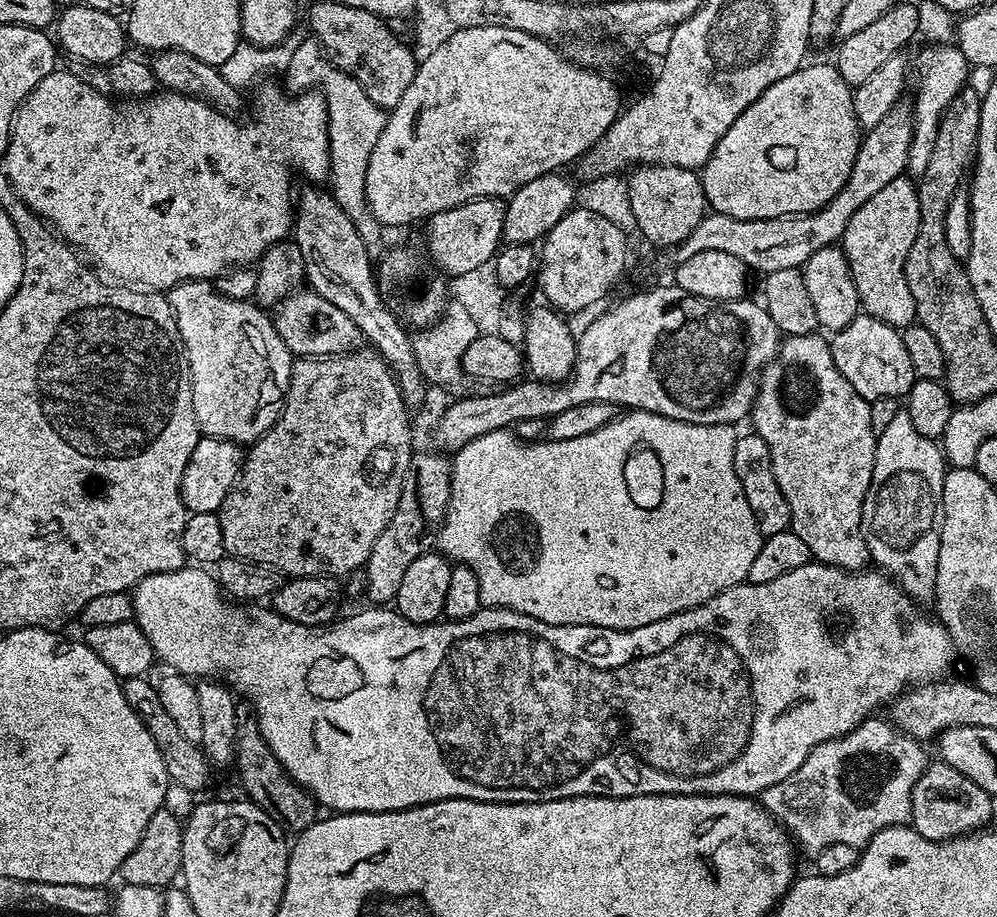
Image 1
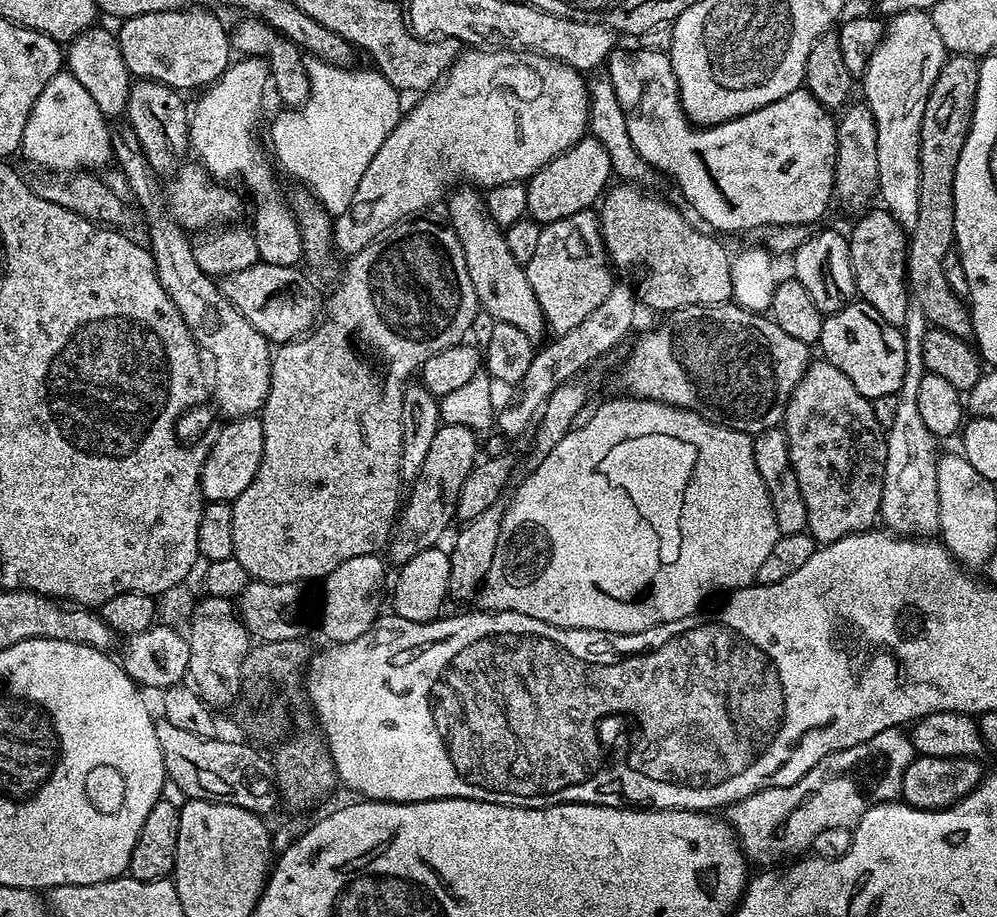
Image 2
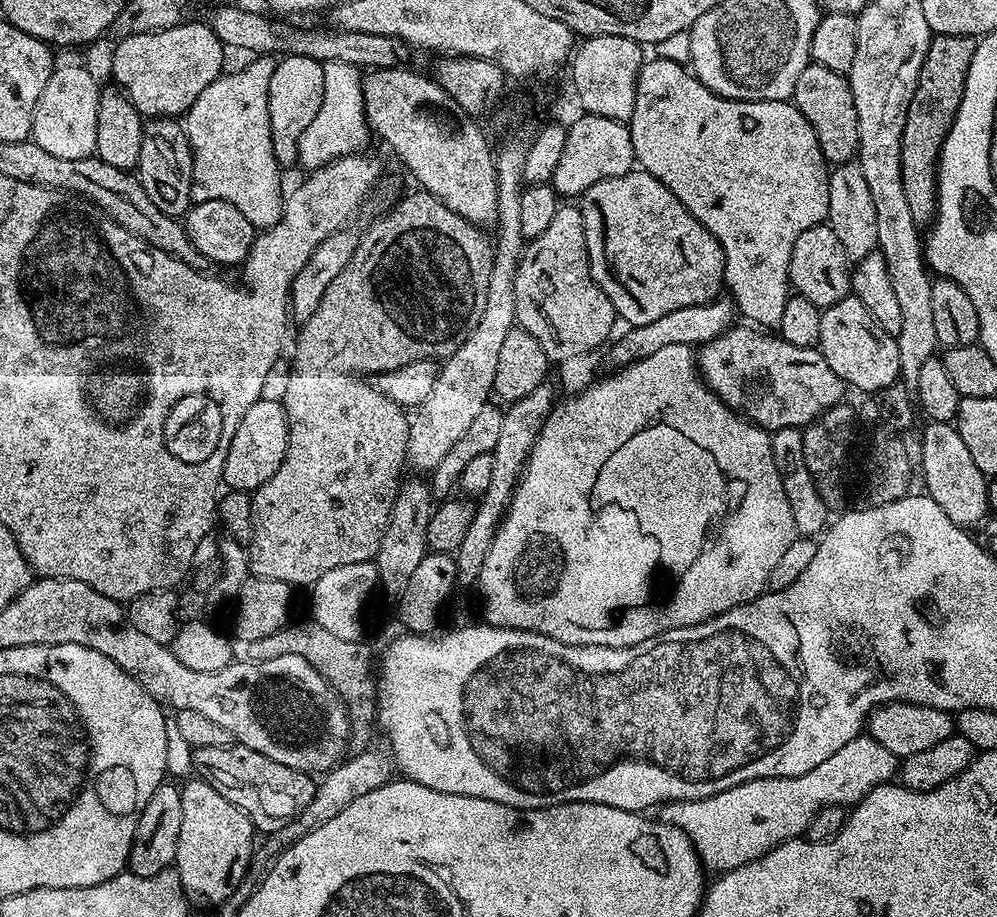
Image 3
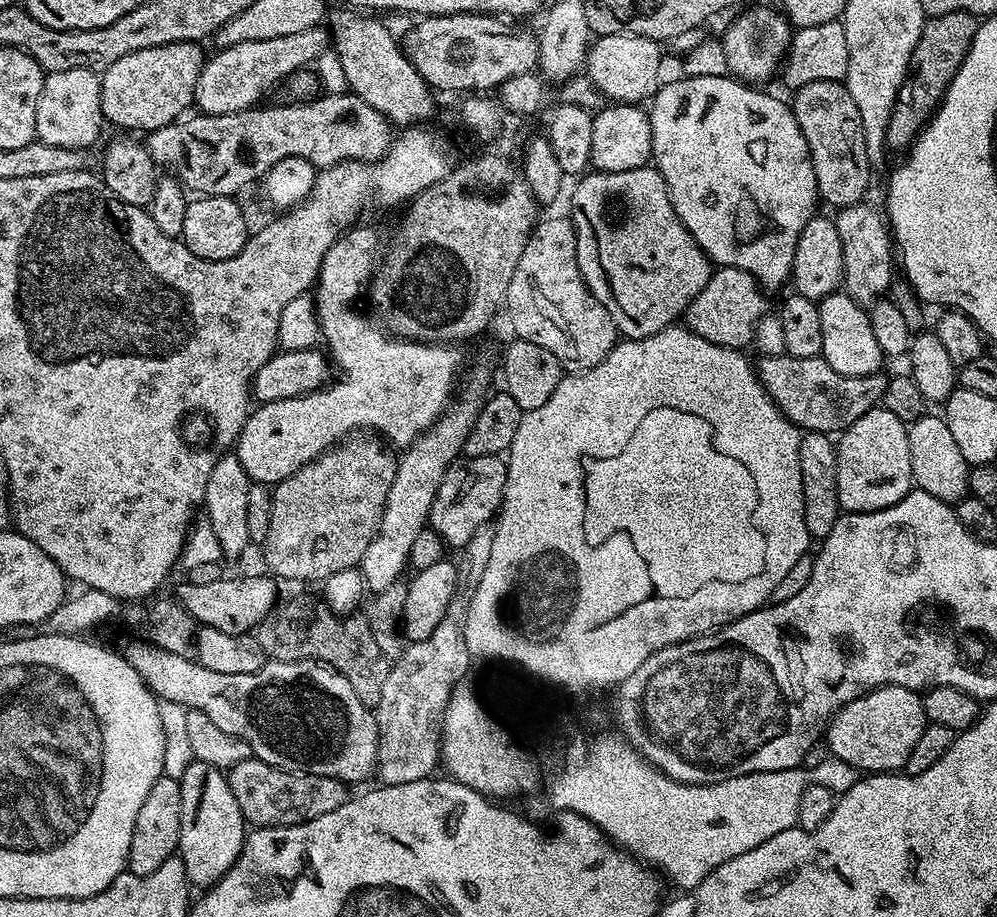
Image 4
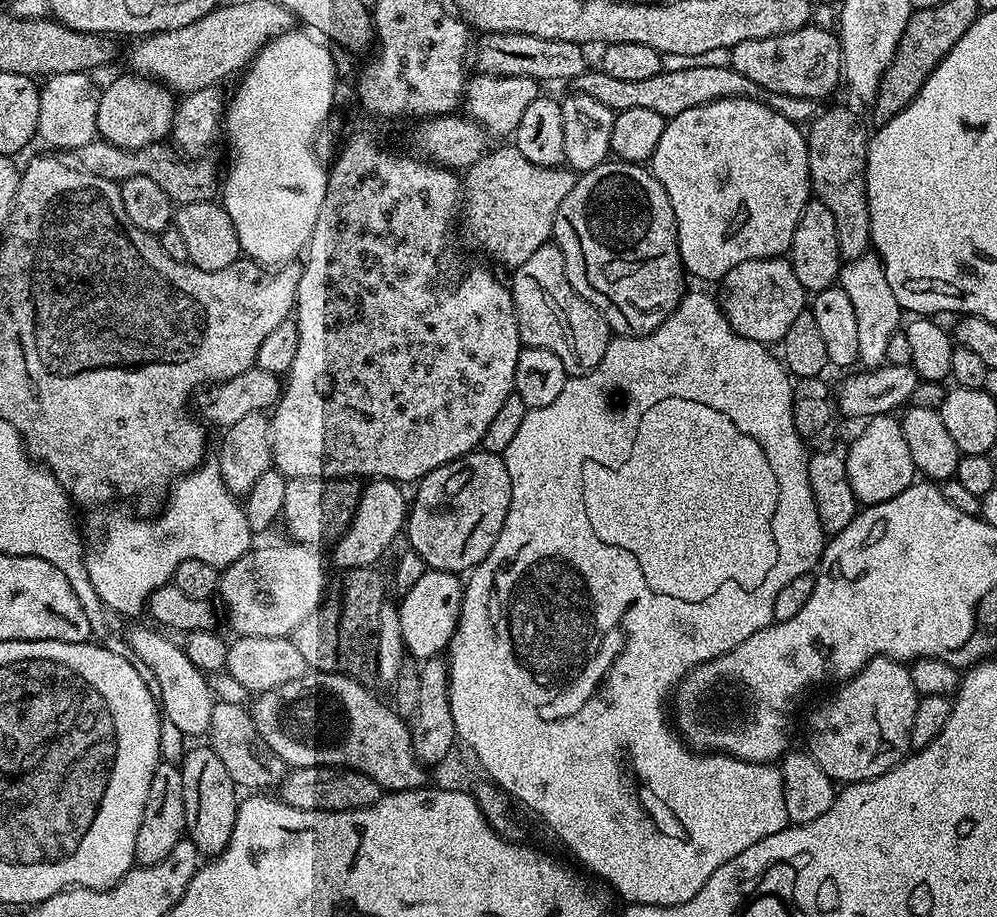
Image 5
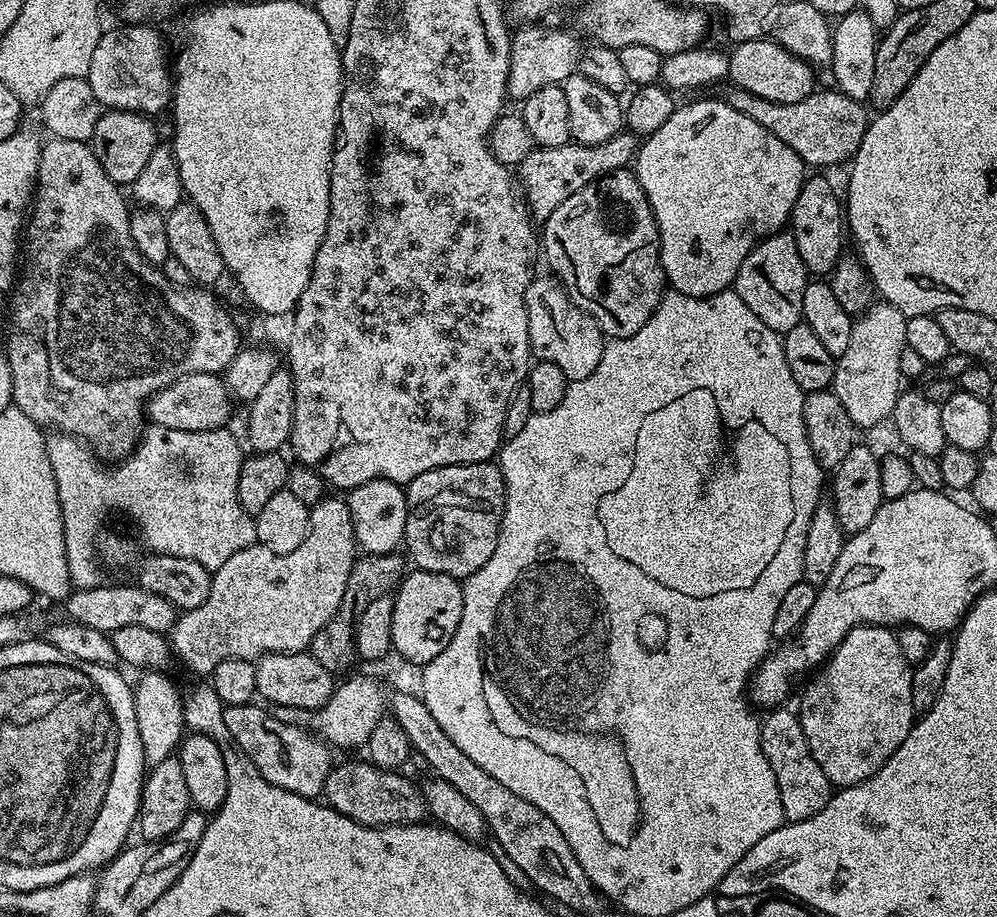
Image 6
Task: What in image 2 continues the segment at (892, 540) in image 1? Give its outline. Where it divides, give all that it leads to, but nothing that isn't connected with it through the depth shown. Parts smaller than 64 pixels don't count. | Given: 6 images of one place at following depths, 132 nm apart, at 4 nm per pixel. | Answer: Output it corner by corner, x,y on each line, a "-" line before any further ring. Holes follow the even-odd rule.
915,302
909,303
906,322
902,329
906,342
906,378
902,378
902,386
896,393
898,411
894,418
894,426
886,432
888,437
886,474
878,520
887,531
909,538
931,537
940,527
936,469
938,440
930,434
930,430
926,430
918,411
918,385
922,383
925,374
922,362
922,338
928,333
929,327
928,319
924,317
920,305

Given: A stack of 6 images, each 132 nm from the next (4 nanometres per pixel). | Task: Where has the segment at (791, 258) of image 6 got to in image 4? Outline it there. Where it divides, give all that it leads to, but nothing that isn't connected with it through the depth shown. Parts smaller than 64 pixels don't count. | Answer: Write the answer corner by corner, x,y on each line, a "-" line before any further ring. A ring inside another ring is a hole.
717,267
706,286
690,302
684,311
682,320
694,334
706,338
706,342
714,342
727,348
747,349
760,319
768,312
768,300
765,289
746,270

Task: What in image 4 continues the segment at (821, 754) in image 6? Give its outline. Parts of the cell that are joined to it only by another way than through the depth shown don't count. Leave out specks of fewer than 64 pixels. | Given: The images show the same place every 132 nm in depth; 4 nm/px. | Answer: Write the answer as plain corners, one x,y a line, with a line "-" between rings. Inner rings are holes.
883,684
840,709
826,724
828,748
833,757
868,774
892,774
903,769
910,750
928,725
924,701
915,688

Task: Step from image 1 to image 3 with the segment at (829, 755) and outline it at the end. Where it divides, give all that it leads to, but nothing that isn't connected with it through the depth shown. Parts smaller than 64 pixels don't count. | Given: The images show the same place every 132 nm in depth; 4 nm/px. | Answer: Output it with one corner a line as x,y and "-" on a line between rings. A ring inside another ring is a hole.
861,734
842,750
830,754
826,762
814,766
814,770
806,770
806,774
794,778
762,778
742,782
742,786
734,786
730,790
722,790
722,794
707,796
701,800
677,800
675,804
665,804
662,808
662,819
665,824
672,824
680,828
690,838
690,842
696,848
696,855
700,857
700,863
705,869
713,873
723,874
734,870
738,866
746,866
746,862
754,862
762,858
770,850
774,850
780,844
788,840
803,837
807,833
810,822
818,810
826,806
855,806
860,803
870,790
889,783
897,775
898,758
890,754
888,750
872,736

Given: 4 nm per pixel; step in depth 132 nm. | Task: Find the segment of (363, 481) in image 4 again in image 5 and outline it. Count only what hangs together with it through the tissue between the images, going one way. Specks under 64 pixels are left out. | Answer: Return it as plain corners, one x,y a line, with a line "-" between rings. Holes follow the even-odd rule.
292,478
286,486
286,500
282,513
282,524
288,527
288,532
297,544
323,545
323,540
335,541
344,535
355,514
356,504
360,500
362,488
355,479
319,480
318,478

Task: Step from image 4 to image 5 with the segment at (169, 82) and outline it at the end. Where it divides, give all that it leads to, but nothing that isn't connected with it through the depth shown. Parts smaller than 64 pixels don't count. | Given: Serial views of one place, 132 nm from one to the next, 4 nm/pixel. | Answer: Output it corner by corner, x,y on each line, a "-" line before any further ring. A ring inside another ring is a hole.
135,74
127,75
103,85
96,123
99,139
119,148
145,148
151,144
159,144
172,131
177,97
172,89
158,80
149,80
147,76

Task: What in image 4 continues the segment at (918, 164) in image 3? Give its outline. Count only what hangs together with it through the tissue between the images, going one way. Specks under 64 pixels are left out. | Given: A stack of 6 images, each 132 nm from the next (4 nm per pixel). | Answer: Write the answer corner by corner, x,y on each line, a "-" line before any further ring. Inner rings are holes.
947,12
941,16
925,19
924,29
918,38
918,46
914,46
914,54
910,58
908,73
890,110
890,122
886,126
884,139
889,149
907,149
923,132
924,125
931,120
944,101
946,90
958,74
974,42
974,34
978,34
980,26
981,21
969,12

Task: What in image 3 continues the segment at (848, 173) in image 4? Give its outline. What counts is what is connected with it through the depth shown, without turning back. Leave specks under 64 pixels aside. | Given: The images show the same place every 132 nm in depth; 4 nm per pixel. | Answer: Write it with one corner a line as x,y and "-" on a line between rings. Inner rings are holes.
808,63
798,74
798,86
794,86
791,103
814,126
818,146
829,165
845,163
857,155
860,139
858,138
858,110
854,110
854,94
843,72
826,70
821,64

